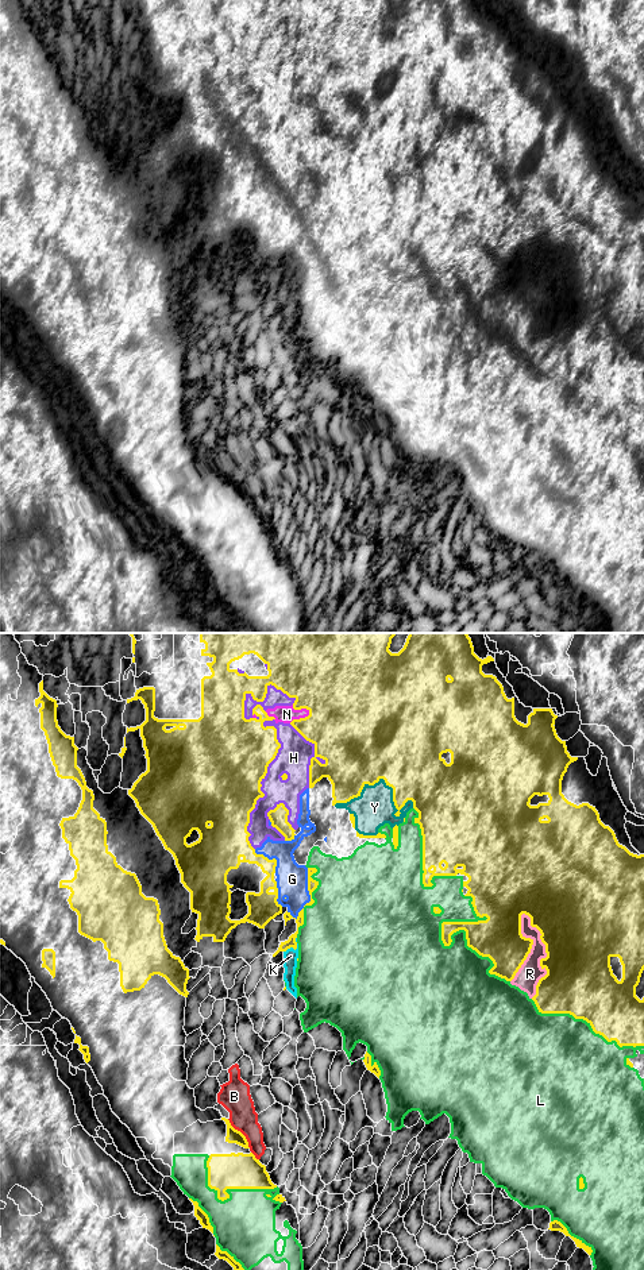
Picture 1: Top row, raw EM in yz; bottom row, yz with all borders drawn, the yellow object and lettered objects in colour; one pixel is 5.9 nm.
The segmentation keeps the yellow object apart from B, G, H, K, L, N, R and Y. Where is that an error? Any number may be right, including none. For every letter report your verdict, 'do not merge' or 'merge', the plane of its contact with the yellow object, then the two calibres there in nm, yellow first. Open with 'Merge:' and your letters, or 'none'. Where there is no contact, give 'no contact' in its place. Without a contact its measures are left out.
Merge: B, G, H, K, L, N, R, Y
B: merge; contact in yz; calibres 80 and 180 nm
G: merge; contact in yz; calibres 60 and 190 nm
H: merge; contact in yz; calibres 480 and 200 nm
K: merge; contact in yz; calibres 60 and 90 nm
L: merge; contact in yz; calibres 220 and 480 nm
N: merge; contact in yz; calibres 420 and 100 nm
R: merge; contact in yz; calibres 460 and 140 nm
Y: merge; contact in yz; calibres 500 and 220 nm

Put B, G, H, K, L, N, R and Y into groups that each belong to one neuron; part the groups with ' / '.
B G H K L N R Y

